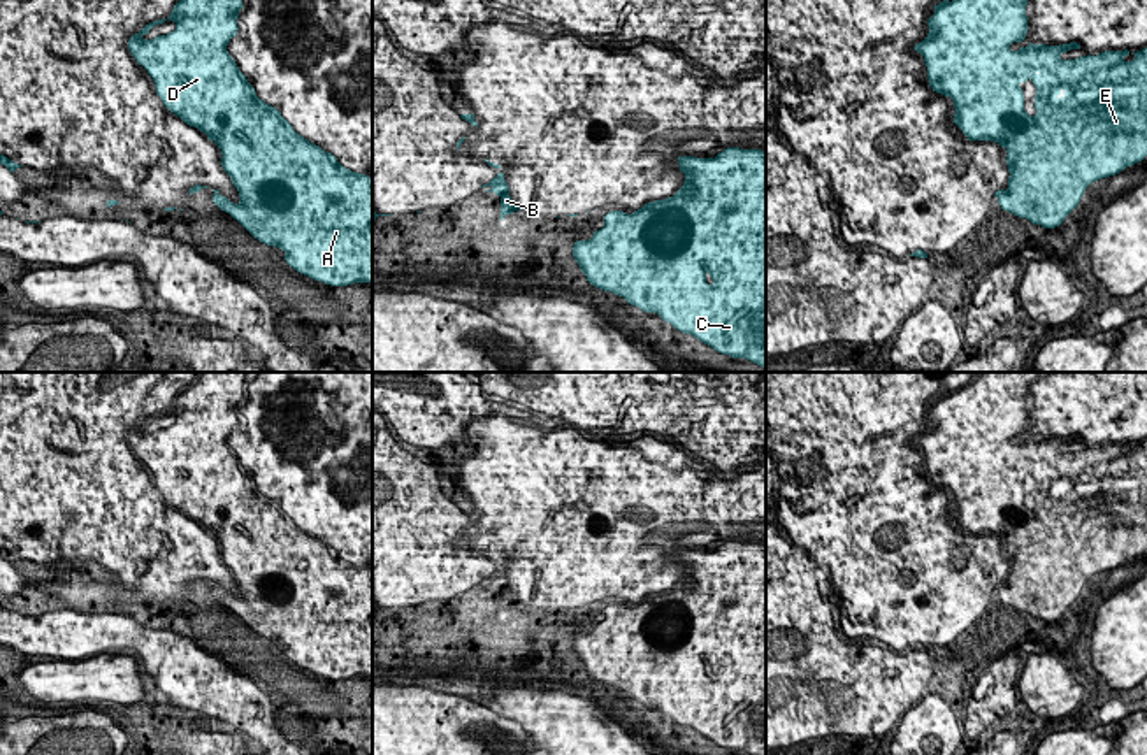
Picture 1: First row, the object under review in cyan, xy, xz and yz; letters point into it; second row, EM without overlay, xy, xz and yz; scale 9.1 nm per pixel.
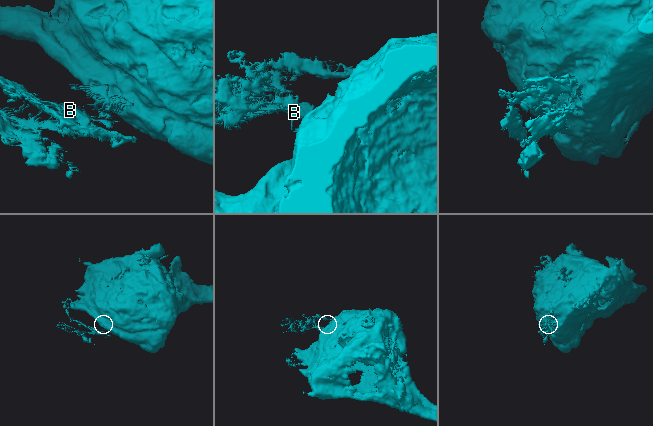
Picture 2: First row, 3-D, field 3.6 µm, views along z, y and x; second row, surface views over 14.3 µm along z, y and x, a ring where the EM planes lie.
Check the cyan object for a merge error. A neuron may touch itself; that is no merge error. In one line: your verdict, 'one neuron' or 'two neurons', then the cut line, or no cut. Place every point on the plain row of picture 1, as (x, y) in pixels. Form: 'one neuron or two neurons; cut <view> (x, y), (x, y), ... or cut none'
two neurons; cut yz (1003, 585), (998, 592)

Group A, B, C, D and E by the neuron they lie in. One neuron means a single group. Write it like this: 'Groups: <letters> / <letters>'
Groups: A C D E / B

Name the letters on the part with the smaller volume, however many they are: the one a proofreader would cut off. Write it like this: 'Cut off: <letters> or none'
Cut off: B

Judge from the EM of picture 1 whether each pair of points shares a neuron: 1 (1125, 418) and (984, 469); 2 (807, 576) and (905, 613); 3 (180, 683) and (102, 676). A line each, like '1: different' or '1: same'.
1: same
2: different
3: different

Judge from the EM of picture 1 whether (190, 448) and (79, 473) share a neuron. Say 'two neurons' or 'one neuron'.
two neurons

